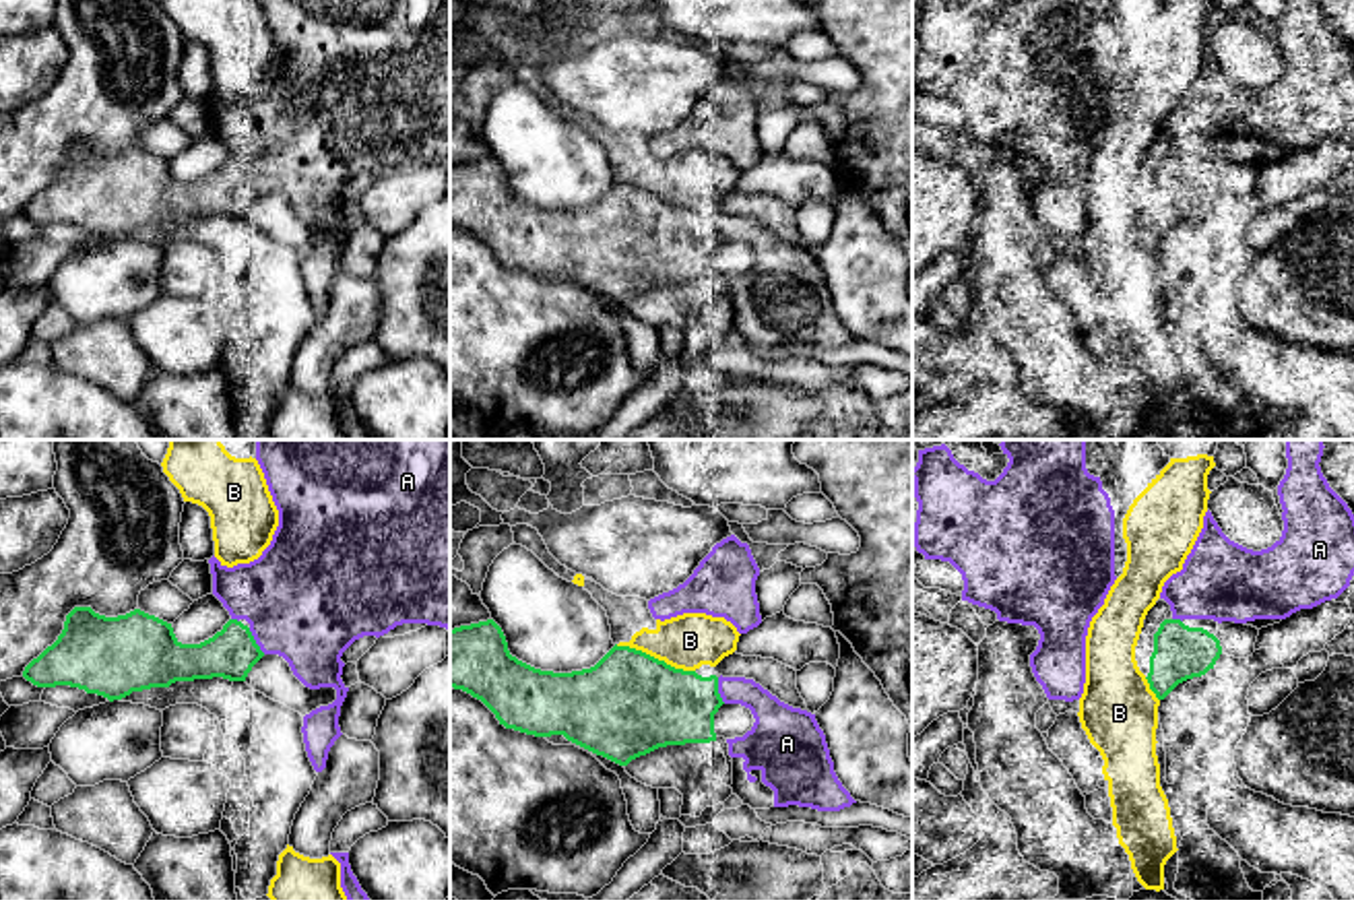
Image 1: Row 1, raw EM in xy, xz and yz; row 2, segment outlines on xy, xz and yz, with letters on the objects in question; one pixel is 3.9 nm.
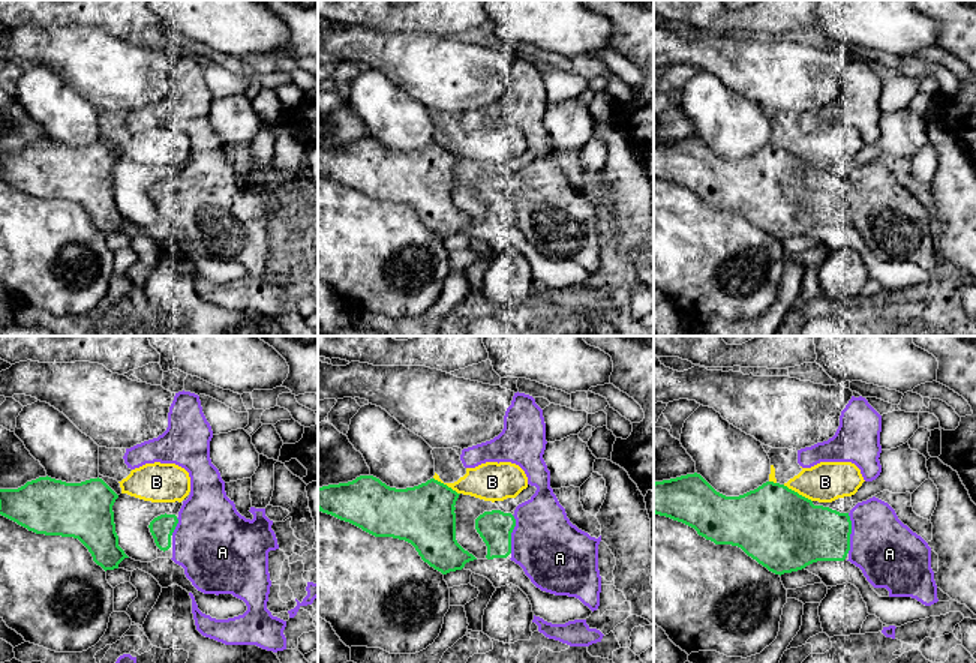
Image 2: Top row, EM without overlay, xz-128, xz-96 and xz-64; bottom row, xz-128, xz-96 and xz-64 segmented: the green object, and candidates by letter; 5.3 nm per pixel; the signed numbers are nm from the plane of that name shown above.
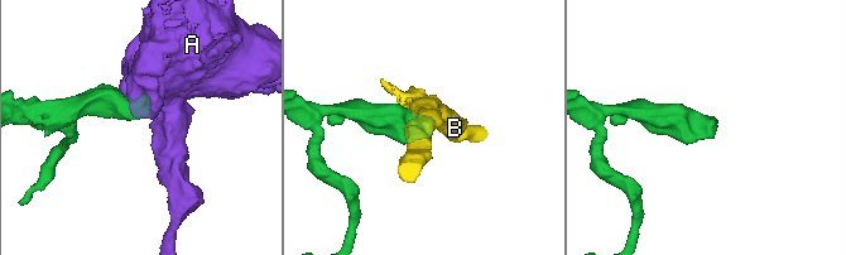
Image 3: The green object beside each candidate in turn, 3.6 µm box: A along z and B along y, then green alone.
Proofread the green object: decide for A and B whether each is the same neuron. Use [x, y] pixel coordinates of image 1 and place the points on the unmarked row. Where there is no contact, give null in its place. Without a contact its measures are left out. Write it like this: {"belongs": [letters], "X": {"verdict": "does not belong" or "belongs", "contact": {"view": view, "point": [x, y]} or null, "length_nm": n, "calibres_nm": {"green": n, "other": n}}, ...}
{"belongs": ["A"], "A": {"verdict": "belongs", "contact": {"view": "xy", "point": [254, 178]}, "length_nm": 120, "calibres_nm": {"green": 200, "other": 480}}, "B": {"verdict": "does not belong", "contact": {"view": "xz", "point": [653, 195]}, "length_nm": 320, "calibres_nm": {"green": 400, "other": 220}}}

